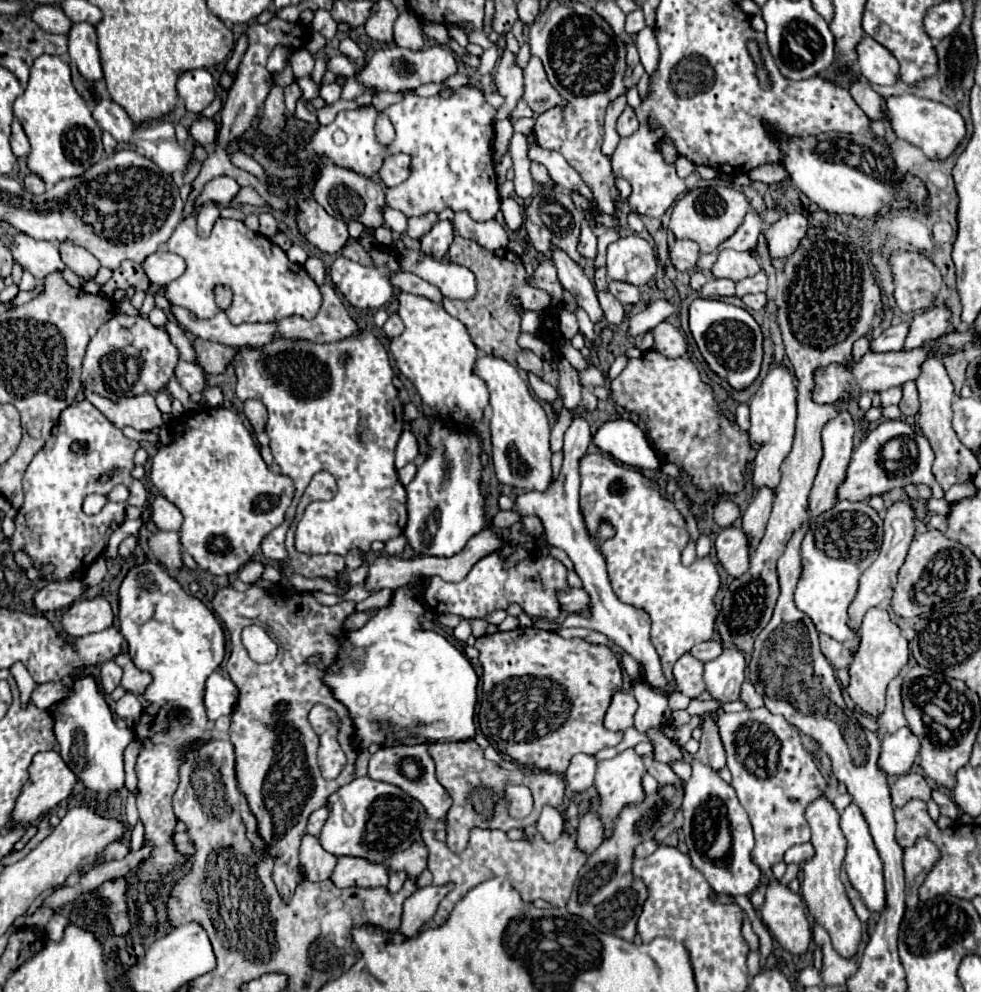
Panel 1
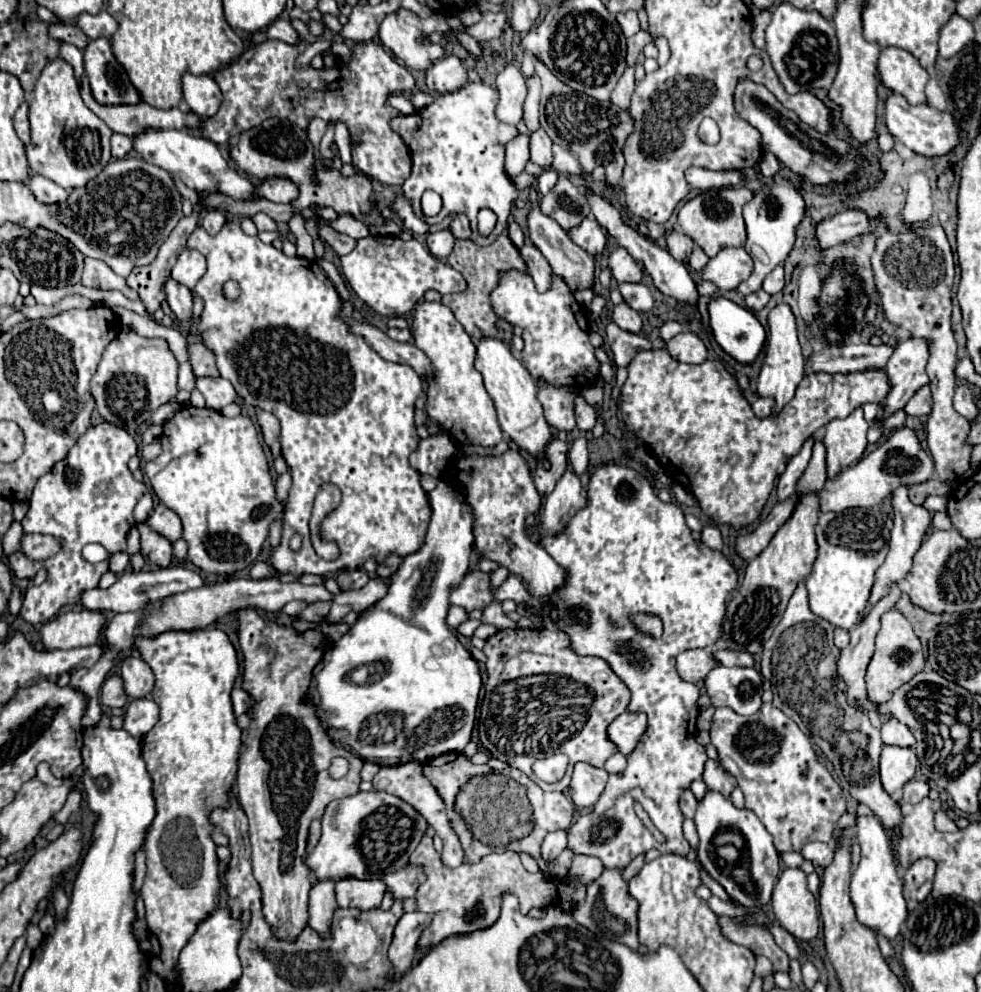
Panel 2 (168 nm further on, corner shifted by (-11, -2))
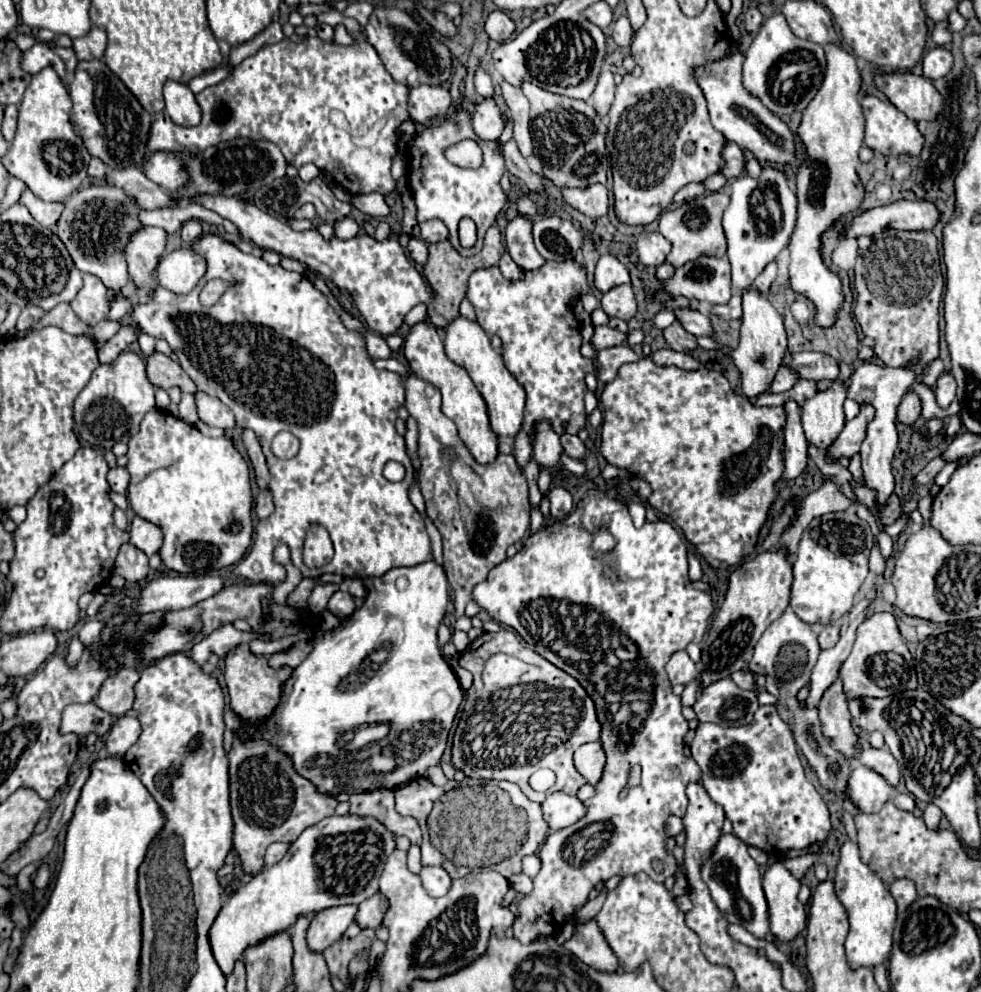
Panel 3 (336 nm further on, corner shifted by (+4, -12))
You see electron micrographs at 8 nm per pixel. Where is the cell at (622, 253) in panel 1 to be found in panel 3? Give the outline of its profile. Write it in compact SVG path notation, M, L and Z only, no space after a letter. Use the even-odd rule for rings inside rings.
M604 253L596 265L596 275L594 275L594 285L606 293L612 287L618 287L622 283L630 283L628 269L610 253Z

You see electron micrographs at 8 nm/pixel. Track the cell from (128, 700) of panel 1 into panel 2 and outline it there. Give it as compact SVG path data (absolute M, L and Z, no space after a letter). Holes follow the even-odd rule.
M131 699L127 705L125 725L133 737L143 737L159 721L159 707L151 699Z

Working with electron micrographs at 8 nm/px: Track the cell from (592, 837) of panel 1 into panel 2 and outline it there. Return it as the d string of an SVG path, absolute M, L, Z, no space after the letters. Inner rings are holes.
M575 855L573 865L569 869L569 875L575 875L579 881L589 885L591 881L595 881L595 877L601 875L601 871L603 871L603 863L599 861L599 857Z

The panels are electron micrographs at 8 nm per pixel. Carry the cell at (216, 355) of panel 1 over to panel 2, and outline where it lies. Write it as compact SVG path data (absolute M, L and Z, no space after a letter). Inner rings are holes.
M195 341L189 345L189 359L191 359L191 367L193 367L193 373L197 377L217 377L219 375L219 369L215 367L215 353L205 347L201 341Z

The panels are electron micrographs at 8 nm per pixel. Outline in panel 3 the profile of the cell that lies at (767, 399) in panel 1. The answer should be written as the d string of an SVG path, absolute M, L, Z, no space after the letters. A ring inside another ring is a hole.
M748 287L742 293L742 325L740 325L740 345L732 351L734 363L742 373L742 391L746 397L756 397L768 389L772 375L776 375L780 367L780 359L786 355L786 331L780 313L770 305L770 301L754 287ZM756 355L764 355L764 363L756 359Z

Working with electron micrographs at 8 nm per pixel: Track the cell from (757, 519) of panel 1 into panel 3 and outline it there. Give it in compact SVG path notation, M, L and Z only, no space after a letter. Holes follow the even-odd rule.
M790 399L784 403L784 411L786 411L786 427L784 427L784 435L786 435L784 461L786 461L786 467L784 467L782 479L796 479L808 461L808 441L806 441L804 431L802 431L800 405Z

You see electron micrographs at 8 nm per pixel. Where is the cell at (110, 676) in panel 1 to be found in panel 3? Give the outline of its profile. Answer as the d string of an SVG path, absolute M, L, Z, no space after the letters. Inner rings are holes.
M92 701L84 705L68 705L62 713L60 733L74 733L78 737L86 737L96 733L98 737L108 735L112 727L112 717L106 711L100 711Z

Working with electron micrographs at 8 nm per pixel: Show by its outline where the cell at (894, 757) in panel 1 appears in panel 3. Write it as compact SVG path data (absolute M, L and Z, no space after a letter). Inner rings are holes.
M858 765L848 779L846 799L852 801L860 813L876 813L890 799L892 787L876 775L876 771L868 771L868 767Z

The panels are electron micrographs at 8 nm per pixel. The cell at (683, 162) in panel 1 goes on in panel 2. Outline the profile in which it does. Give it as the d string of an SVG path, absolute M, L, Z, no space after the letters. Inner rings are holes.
M689 167L685 171L687 183L693 189L709 191L709 189L721 189L721 187L735 187L743 183L745 175L741 171L711 171L703 167Z

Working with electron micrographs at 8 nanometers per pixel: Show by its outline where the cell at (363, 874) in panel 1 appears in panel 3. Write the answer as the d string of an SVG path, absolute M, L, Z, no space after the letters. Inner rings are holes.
M344 905L344 907L330 907L328 911L320 911L320 915L314 915L310 919L310 927L306 933L306 945L314 953L322 953L330 945L334 945L348 925L354 921L356 905Z

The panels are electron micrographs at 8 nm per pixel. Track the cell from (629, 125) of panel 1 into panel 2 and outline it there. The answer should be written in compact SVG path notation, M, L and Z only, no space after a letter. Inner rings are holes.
M535 61L535 71L541 79L539 121L545 133L551 137L551 141L577 155L583 171L591 171L597 165L607 165L611 157L623 149L625 139L633 133L633 117L613 103L603 103L603 111L601 111L601 105L595 99L589 99L587 95L563 85L543 65L543 61Z

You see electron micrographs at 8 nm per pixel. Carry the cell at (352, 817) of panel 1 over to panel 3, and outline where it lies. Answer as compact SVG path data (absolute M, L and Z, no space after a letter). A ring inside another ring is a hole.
M332 815L328 819L322 819L316 827L308 827L286 851L284 859L278 861L274 867L264 869L258 875L252 875L246 885L242 885L222 907L220 915L216 917L216 923L212 925L212 953L216 955L216 961L224 975L230 975L234 969L234 963L244 955L248 947L260 945L272 935L278 935L282 931L288 931L298 917L310 917L316 915L328 907L338 905L360 905L364 899L378 893L378 879L380 871L384 869L384 859L394 851L394 837L392 833L382 825L376 823L372 817L358 817L358 815Z

